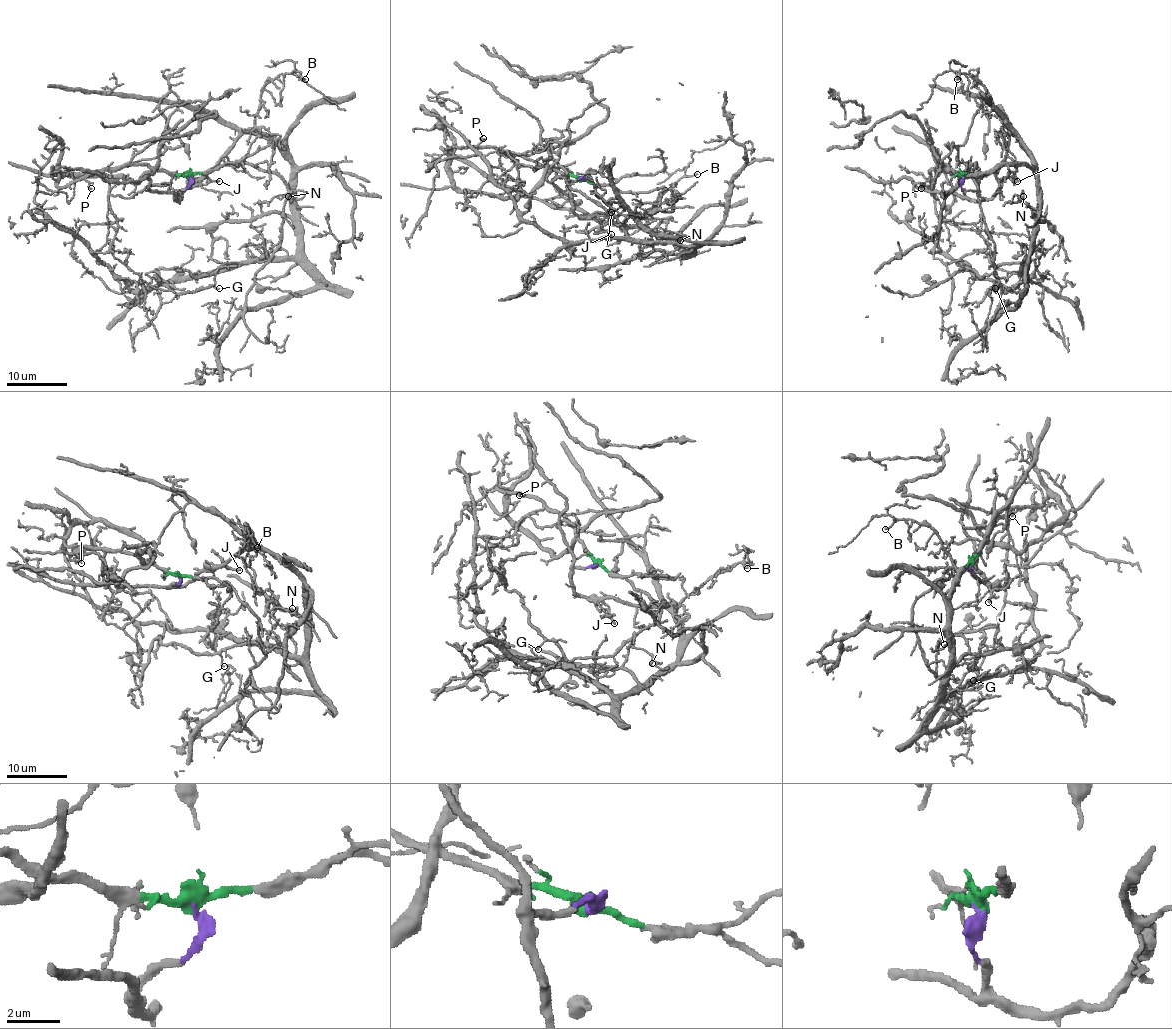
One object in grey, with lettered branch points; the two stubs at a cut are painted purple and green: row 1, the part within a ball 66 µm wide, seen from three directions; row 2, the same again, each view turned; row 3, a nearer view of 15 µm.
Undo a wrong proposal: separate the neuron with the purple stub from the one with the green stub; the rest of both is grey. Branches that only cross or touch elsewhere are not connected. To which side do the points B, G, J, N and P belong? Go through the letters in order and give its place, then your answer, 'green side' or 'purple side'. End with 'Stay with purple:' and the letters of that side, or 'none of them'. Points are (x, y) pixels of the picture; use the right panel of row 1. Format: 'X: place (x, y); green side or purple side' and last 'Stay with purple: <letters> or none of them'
B: place (957, 79); purple side
G: place (995, 288); purple side
J: place (1017, 181); purple side
N: place (1023, 196); purple side
P: place (921, 188); green side
Stay with purple: B, G, J, N

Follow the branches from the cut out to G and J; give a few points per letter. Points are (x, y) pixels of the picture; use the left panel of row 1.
G: (189, 177), (179, 201), (243, 133), (263, 133), (292, 168), (296, 252), (224, 263), (215, 275), (219, 289)
J: (189, 177), (191, 183), (177, 195), (179, 201), (186, 189), (206, 177), (219, 181)

